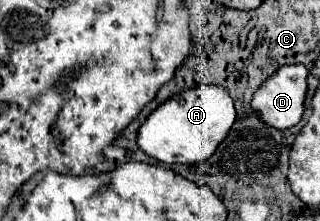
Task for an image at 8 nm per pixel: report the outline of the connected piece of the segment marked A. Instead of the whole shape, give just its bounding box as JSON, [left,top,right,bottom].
[137,85,235,165]

